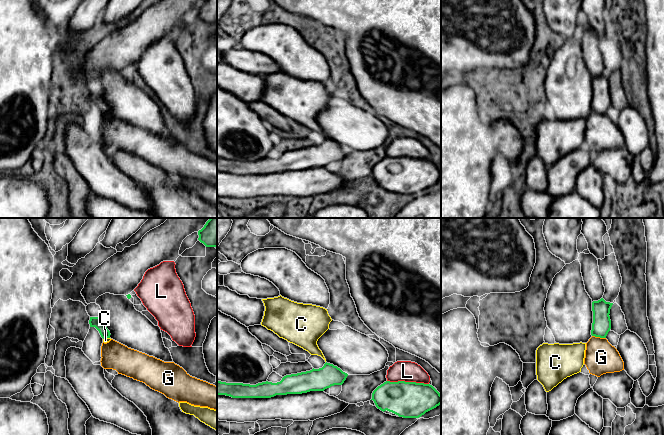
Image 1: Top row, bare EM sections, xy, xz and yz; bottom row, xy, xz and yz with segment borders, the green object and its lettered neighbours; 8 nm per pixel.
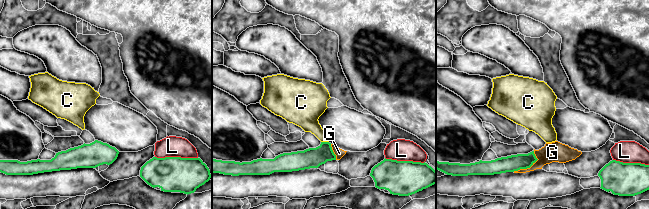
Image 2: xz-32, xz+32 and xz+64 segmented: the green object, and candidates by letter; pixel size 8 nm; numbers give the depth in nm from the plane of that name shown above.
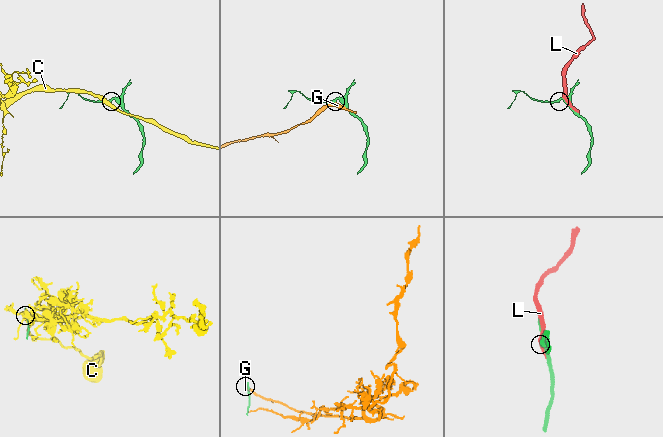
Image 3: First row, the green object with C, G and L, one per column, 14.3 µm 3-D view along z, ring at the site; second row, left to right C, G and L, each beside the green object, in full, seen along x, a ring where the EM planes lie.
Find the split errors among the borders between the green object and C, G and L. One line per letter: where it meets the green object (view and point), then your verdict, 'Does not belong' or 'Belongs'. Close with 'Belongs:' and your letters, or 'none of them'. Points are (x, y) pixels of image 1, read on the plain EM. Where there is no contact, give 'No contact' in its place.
C: Touches green at xy (106, 113). Does not belong
G: Touches green at yz (599, 112). Does not belong
L: Touches green at xz (408, 158). Does not belong
Belongs: none of them

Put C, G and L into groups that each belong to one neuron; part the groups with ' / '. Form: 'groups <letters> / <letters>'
groups C / G / L

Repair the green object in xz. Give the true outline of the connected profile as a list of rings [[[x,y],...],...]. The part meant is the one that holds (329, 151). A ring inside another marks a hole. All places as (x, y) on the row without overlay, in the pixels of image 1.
[[[326,138],[322,144],[286,151],[277,159],[266,157],[250,161],[217,156],[217,171],[232,174],[271,174],[276,171],[324,167],[331,162],[342,161],[347,152],[348,150],[337,142]]]

